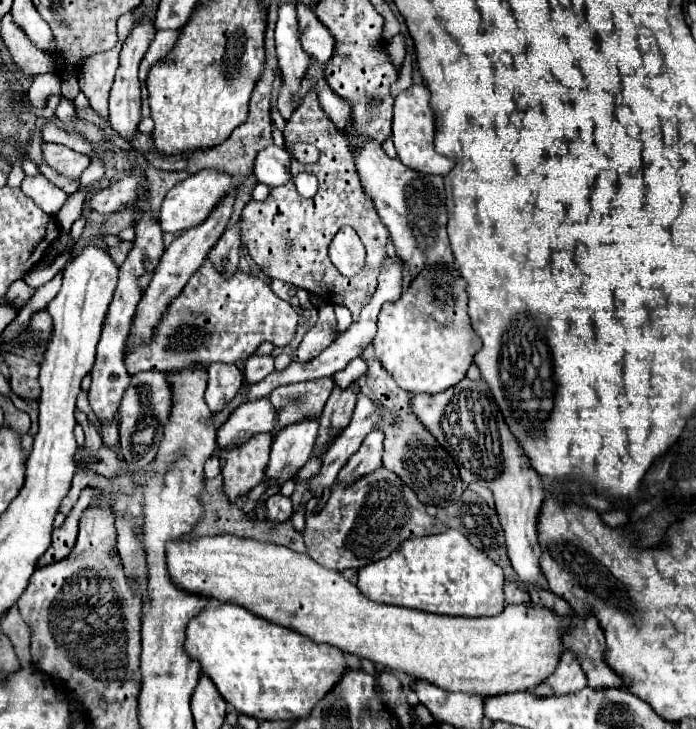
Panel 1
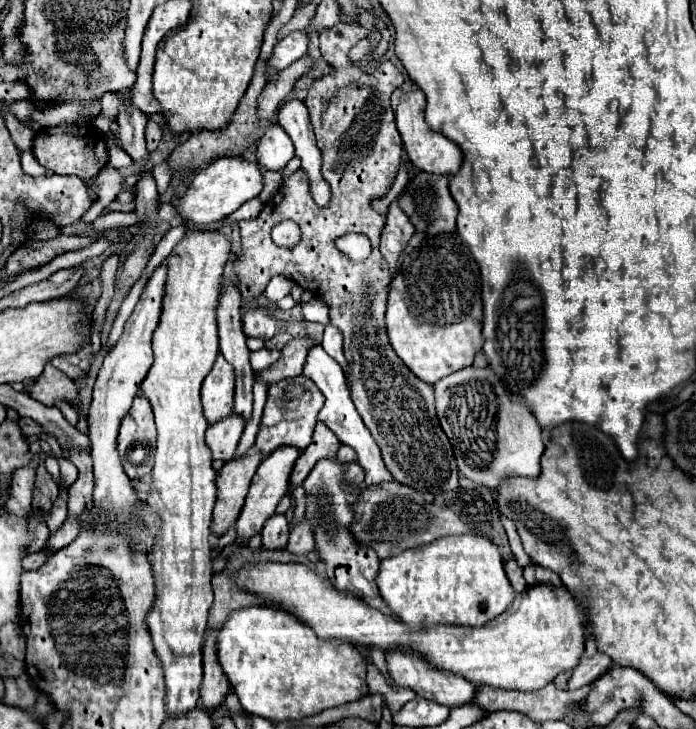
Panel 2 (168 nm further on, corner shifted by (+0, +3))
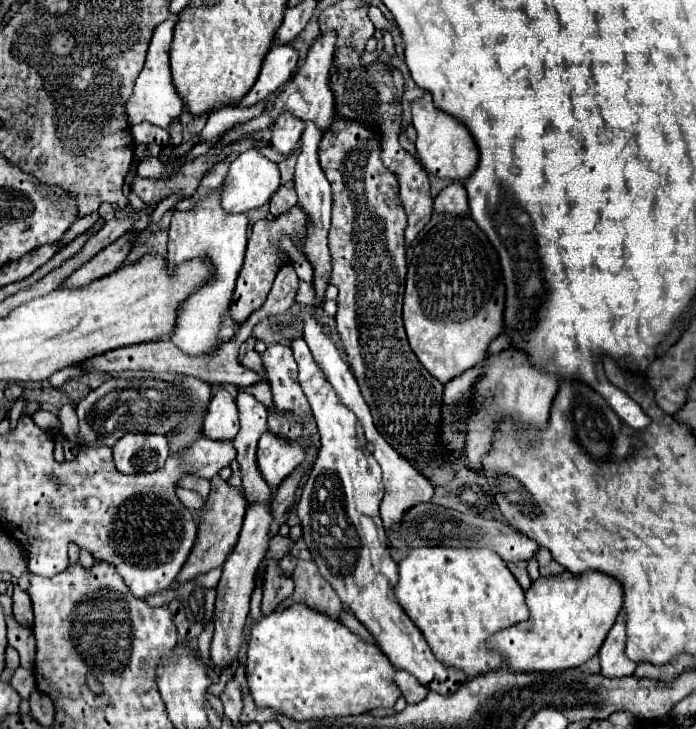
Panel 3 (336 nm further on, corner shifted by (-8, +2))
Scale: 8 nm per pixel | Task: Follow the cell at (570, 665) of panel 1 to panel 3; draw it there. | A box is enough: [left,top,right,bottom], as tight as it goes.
[598,613,638,677]

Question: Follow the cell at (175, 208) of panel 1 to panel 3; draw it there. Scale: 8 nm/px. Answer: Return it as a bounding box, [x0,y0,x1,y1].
[220,149,280,213]

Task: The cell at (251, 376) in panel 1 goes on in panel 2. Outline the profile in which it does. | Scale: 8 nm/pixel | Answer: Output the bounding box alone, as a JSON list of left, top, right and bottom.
[250,348,280,372]

